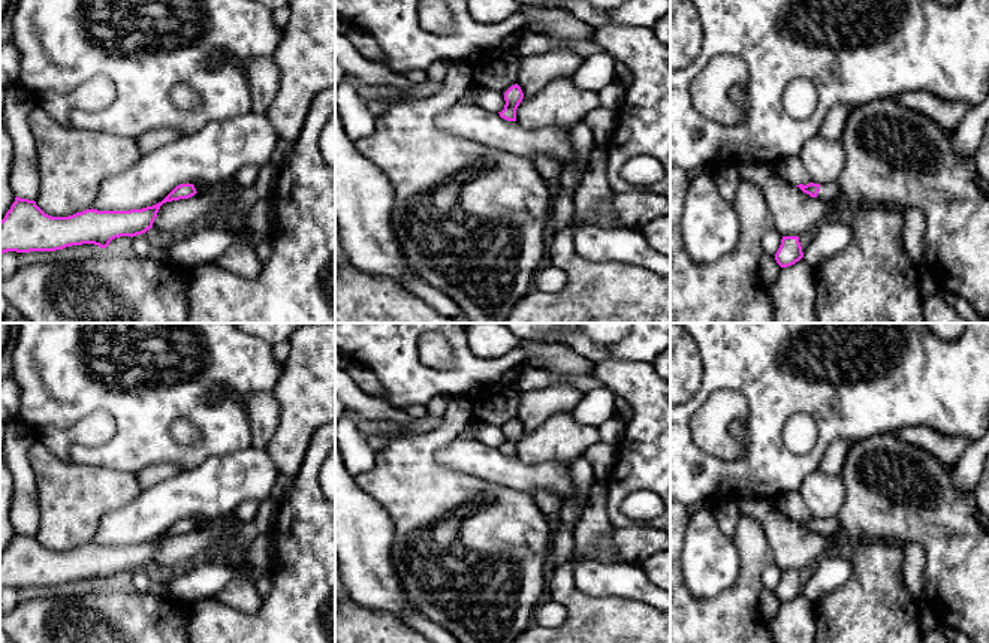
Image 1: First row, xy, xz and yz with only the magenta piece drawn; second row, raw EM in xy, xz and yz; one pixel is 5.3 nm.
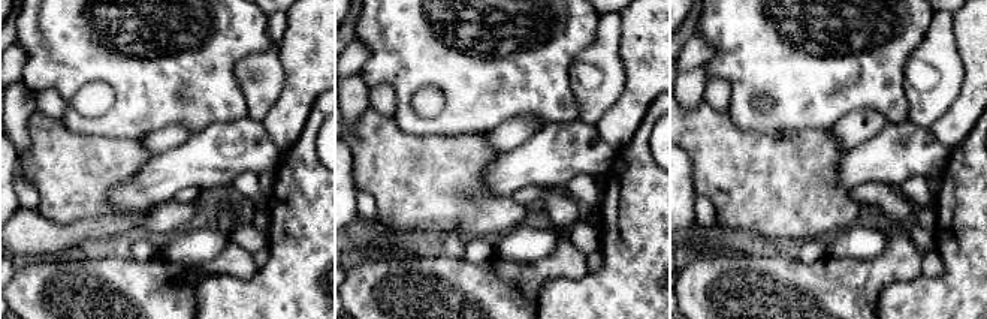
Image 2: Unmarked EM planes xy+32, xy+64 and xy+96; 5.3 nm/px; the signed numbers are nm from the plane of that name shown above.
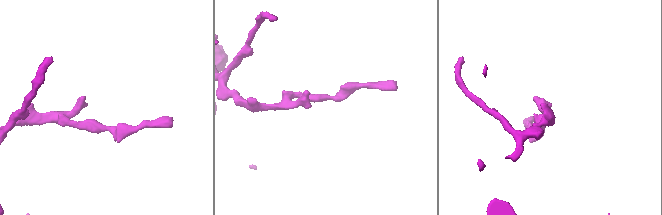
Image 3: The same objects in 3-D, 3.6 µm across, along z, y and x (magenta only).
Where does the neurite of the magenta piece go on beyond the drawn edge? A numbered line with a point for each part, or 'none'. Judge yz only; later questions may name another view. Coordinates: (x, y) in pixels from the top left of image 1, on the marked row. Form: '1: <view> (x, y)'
1: yz (828, 192)

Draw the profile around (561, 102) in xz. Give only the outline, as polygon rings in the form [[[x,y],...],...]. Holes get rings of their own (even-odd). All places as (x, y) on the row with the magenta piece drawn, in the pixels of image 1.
[[[560,76],[551,79],[536,96],[522,99],[516,109],[516,121],[528,129],[548,126],[572,129],[597,108],[600,108],[598,93],[578,87],[569,76]]]

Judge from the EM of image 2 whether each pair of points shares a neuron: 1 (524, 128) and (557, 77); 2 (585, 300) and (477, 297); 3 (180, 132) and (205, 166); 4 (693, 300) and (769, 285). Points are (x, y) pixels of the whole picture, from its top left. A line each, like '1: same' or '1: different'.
1: different
2: different
3: different
4: same

